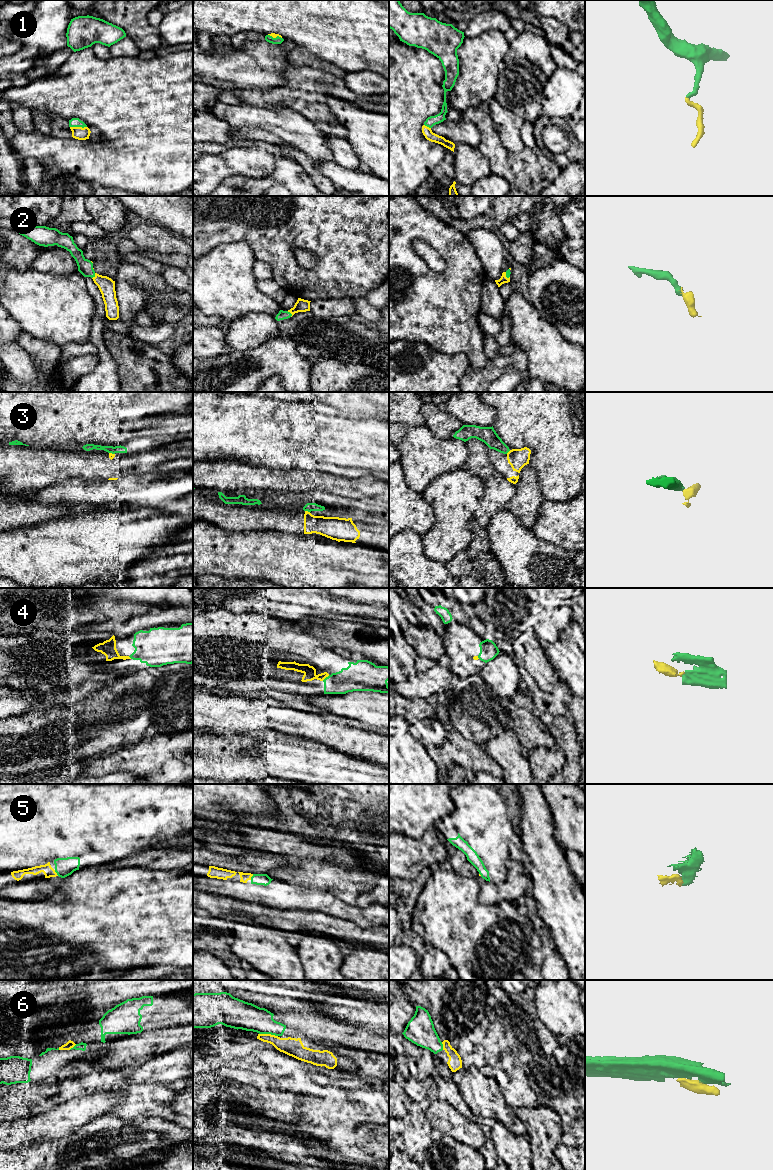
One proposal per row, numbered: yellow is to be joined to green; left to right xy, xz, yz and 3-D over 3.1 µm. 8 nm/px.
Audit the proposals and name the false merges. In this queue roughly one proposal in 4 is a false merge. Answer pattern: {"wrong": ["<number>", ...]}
{"wrong": ["3"]}

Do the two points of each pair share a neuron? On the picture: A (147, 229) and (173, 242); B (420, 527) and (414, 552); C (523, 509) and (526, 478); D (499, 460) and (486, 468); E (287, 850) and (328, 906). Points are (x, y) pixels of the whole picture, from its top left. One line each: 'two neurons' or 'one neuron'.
A: one neuron
B: two neurons
C: one neuron
D: two neurons
E: two neurons

